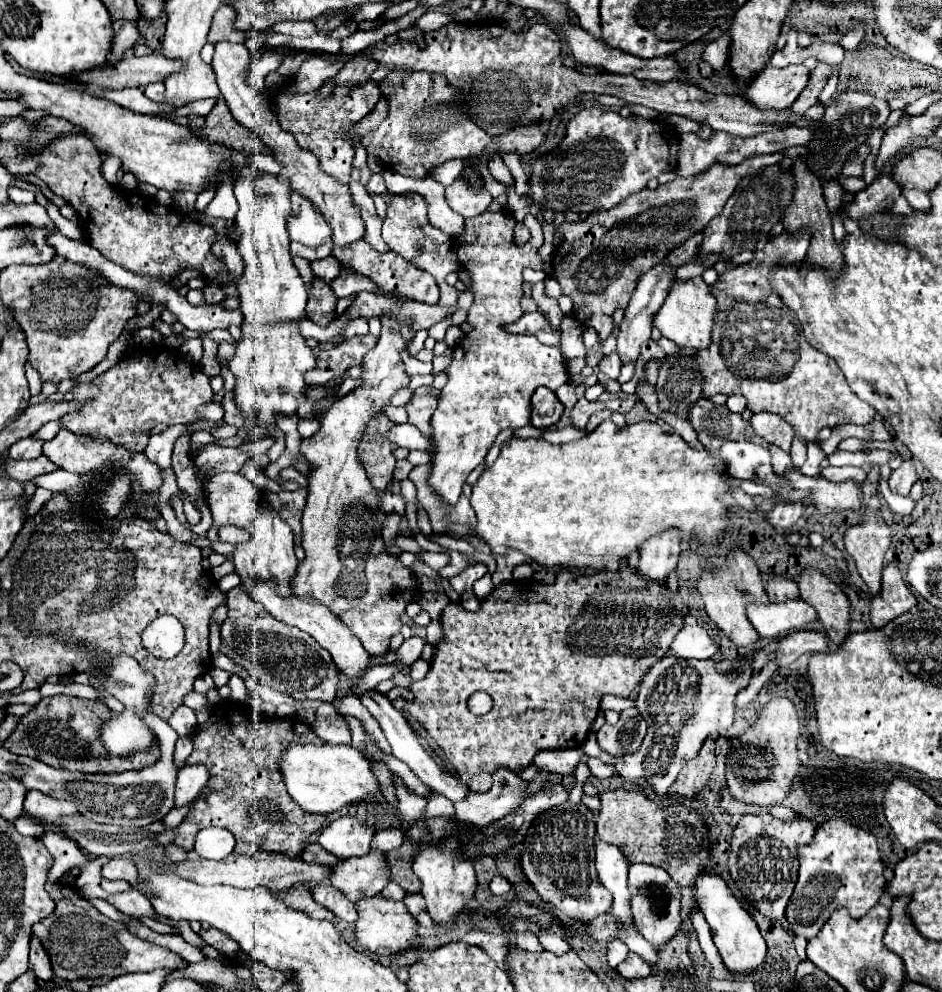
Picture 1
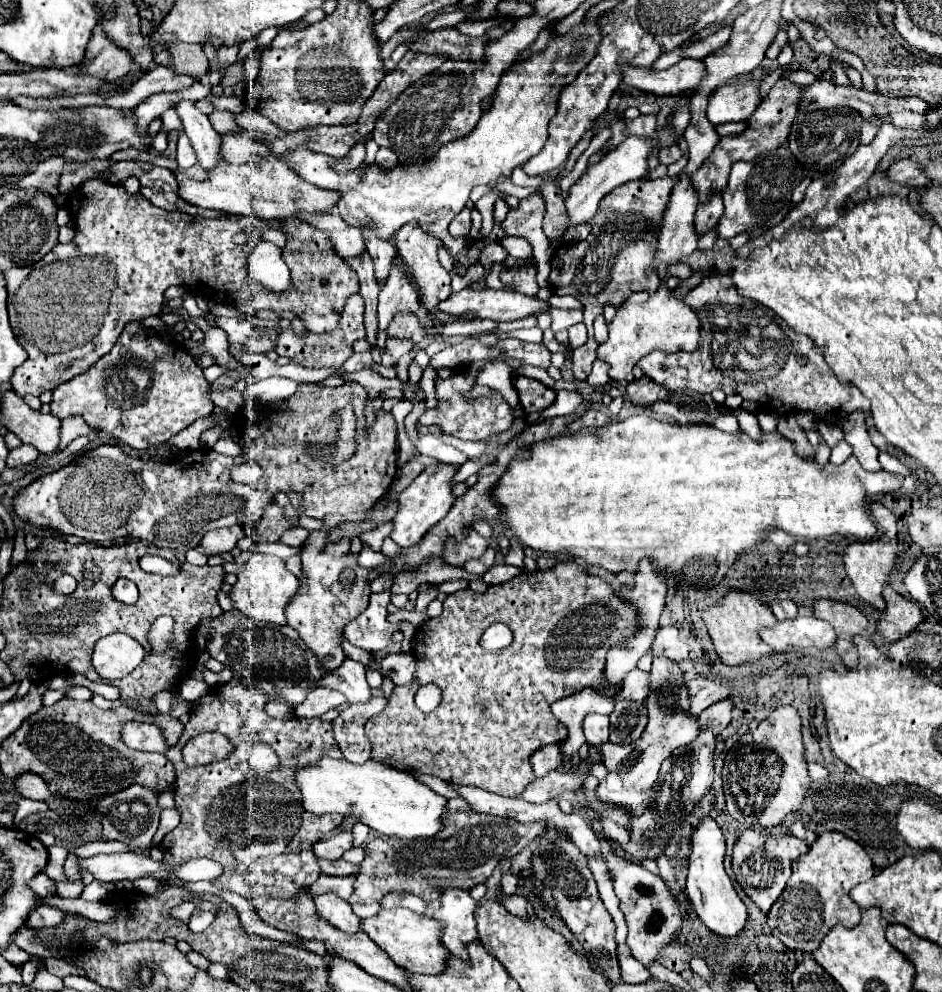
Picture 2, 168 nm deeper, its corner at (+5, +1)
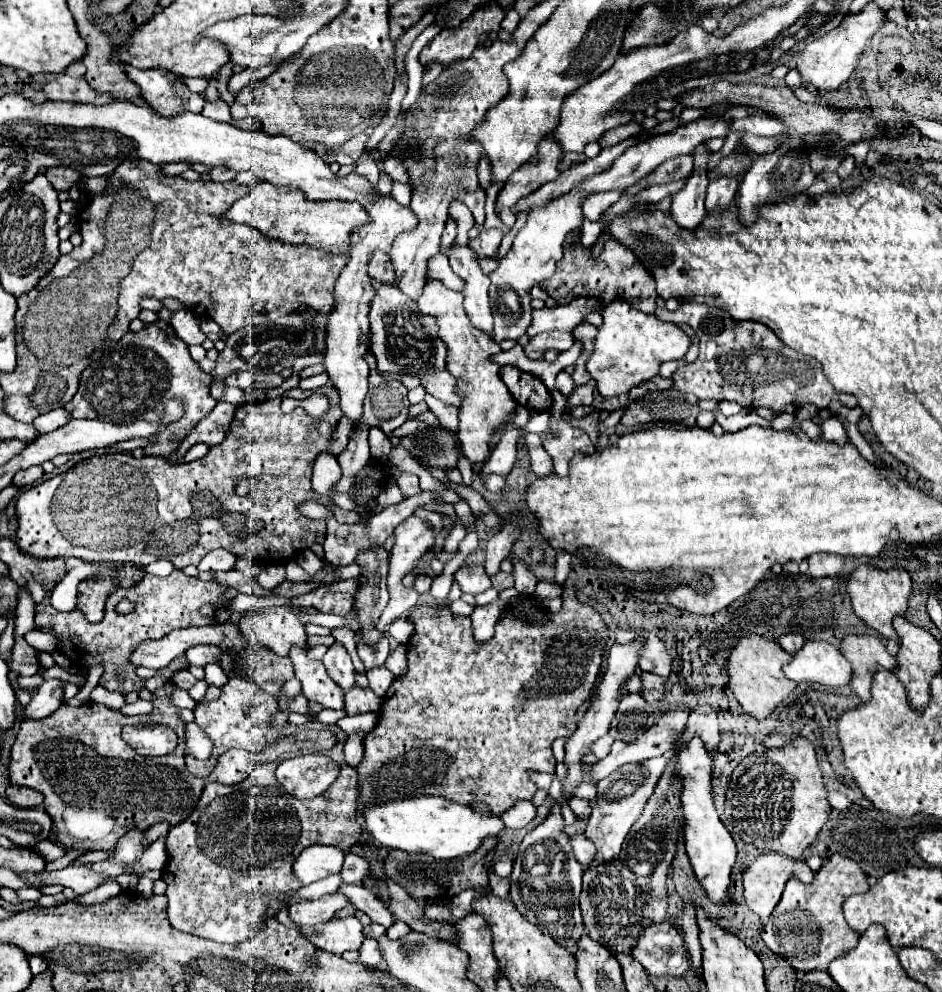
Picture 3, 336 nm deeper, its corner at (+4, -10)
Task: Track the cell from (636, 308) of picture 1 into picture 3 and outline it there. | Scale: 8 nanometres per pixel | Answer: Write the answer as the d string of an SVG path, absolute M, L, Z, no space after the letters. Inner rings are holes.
M702 143L694 149L694 171L686 179L686 185L672 195L672 219L676 221L678 227L686 231L696 231L700 223L706 217L704 209L704 197L706 197L706 187L708 187L708 161L710 161L712 151Z

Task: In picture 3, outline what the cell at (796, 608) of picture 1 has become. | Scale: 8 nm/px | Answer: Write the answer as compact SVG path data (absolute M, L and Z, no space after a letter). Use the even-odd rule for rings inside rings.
M814 639L806 641L804 647L792 655L792 661L784 667L784 673L796 683L806 681L838 689L850 683L852 667L834 645Z

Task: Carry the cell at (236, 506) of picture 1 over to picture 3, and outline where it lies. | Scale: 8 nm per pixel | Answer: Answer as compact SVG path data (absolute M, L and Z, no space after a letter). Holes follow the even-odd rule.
M212 549L198 565L200 571L230 571L236 563L236 555L226 549Z

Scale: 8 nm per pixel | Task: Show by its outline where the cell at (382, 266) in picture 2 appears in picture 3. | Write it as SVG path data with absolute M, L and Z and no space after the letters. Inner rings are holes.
M374 279L376 295L372 299L370 309L370 325L372 325L372 351L378 361L378 371L396 373L396 375L426 375L444 367L446 347L440 343L436 335L436 323L428 315L420 315L416 303L406 297L400 289Z

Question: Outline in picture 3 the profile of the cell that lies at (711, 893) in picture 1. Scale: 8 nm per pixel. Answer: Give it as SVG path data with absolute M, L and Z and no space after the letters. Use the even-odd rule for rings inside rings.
M692 739L688 747L678 757L678 769L676 773L684 777L684 793L682 793L682 807L686 817L684 827L684 841L686 841L686 853L690 857L692 871L706 891L708 899L714 903L728 903L728 887L730 887L730 869L736 861L736 843L724 823L720 821L714 803L712 803L712 789L710 789L710 775L712 775L714 759L710 753L706 753L700 739Z

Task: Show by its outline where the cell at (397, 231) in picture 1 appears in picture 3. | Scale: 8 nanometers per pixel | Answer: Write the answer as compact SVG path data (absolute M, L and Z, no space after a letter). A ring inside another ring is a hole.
M428 279L424 285L424 291L418 299L418 309L424 315L430 315L436 319L438 325L438 337L440 341L446 345L448 355L446 355L446 369L456 375L458 383L456 389L460 389L464 393L464 401L460 407L460 443L464 449L464 455L470 459L470 463L476 461L486 461L488 459L488 443L490 437L506 423L510 421L508 413L512 409L516 409L516 403L508 391L508 387L500 381L498 377L498 369L500 365L492 363L488 357L500 353L500 345L494 343L494 339L476 329L462 305L462 295L444 287L442 281L438 279Z

